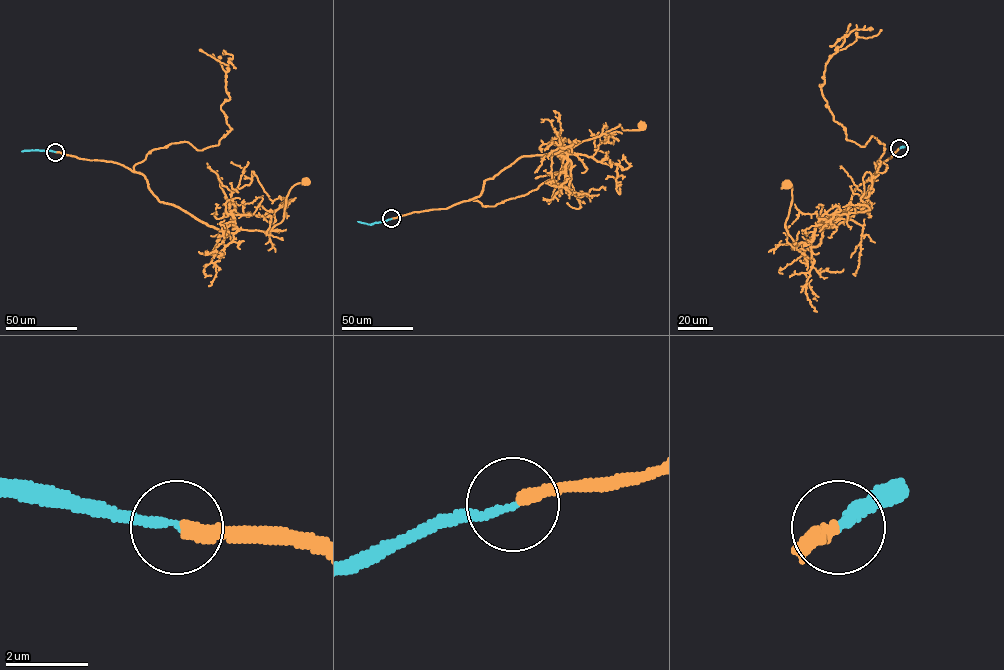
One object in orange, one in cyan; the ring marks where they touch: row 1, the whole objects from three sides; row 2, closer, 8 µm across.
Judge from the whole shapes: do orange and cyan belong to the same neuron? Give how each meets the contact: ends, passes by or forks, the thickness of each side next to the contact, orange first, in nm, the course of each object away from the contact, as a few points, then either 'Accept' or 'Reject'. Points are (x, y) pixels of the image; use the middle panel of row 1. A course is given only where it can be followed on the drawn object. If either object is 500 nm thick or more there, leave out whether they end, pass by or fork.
At the ring orange ends. At the ring cyan ends. Thickness 280 nm (orange) against 190 nm. Course of orange: (391, 218), (447, 208), (477, 197), (484, 181), (521, 157), (554, 153), (620, 124), (624, 130), (642, 126). Course of cyan: (391, 218), (371, 224), (357, 221). Accept

